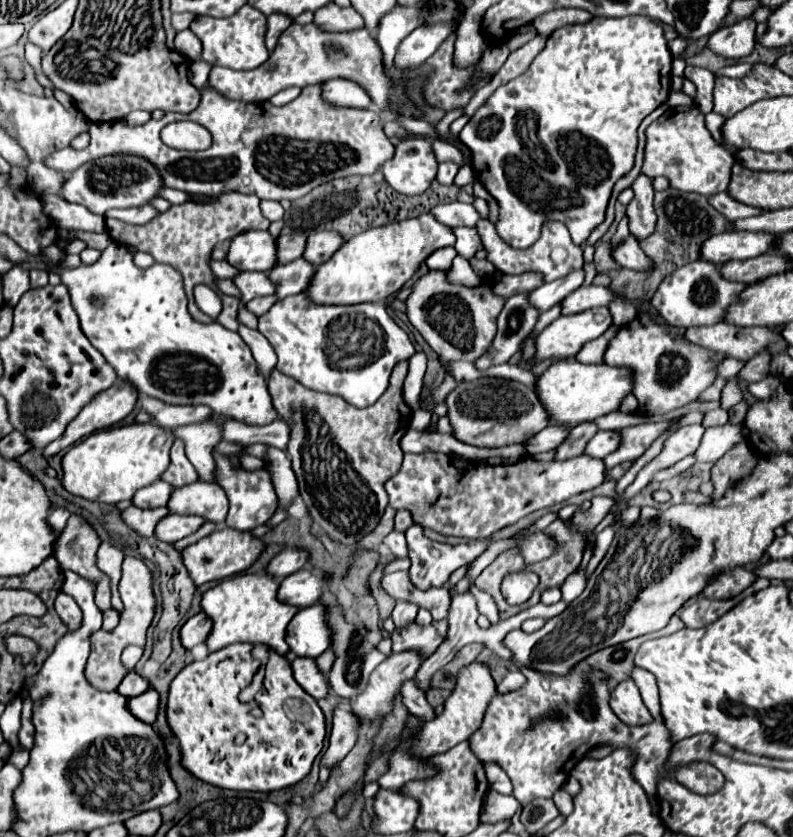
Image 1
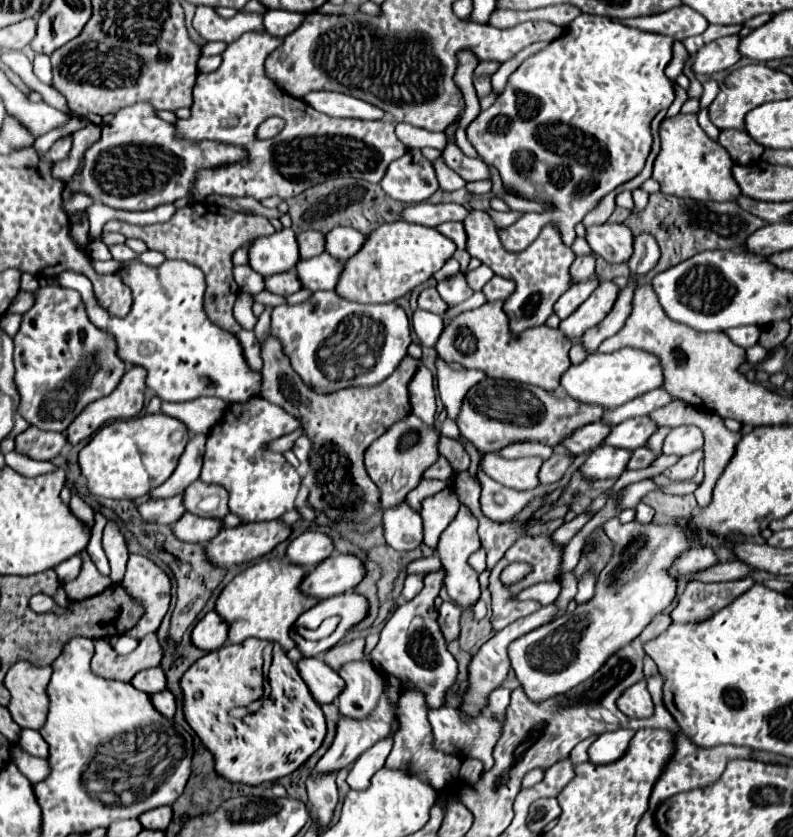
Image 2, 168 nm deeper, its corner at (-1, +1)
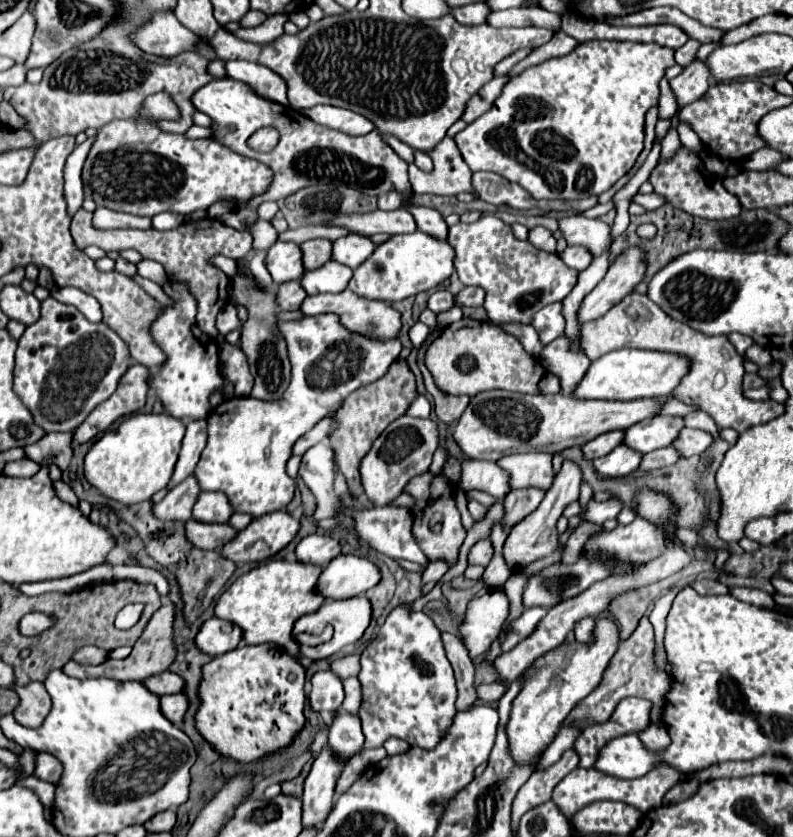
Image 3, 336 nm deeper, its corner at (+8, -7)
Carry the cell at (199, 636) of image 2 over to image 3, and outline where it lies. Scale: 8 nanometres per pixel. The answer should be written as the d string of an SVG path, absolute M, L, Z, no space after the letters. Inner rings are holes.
M221 618L207 620L195 638L197 646L211 656L235 650L241 644L241 640L243 640L243 630Z

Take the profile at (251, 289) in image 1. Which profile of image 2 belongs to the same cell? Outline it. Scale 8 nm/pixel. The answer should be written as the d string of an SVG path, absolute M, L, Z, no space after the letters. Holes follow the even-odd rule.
M288 270L282 274L268 276L268 278L264 278L264 286L268 292L278 294L278 296L288 296L288 294L294 294L296 290L302 288L300 280L296 278L296 270Z

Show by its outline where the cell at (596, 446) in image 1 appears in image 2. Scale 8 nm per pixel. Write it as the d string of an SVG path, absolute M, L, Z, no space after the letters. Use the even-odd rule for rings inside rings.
M648 416L630 418L614 426L610 434L606 436L604 444L614 446L614 448L624 448L624 450L636 450L646 444L646 440L652 436L656 428L658 426Z

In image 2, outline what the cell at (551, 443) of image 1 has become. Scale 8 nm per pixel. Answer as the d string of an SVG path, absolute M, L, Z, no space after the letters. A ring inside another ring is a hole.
M592 422L592 424L576 428L570 436L566 436L560 442L560 446L564 446L572 454L582 454L586 450L598 448L604 442L604 438L608 436L608 432L610 432L610 426L604 426L600 422Z

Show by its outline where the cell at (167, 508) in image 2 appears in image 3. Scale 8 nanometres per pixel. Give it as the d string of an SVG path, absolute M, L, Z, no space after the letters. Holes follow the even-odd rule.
M191 474L181 484L171 488L169 494L159 504L155 504L155 516L187 522L191 518L191 508L197 502L199 494L201 494L199 482L197 482L195 474Z

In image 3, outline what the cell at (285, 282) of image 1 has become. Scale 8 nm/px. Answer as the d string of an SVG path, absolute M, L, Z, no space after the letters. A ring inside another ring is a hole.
M335 260L323 264L319 270L305 272L301 278L301 286L307 290L307 294L323 294L323 292L343 292L353 276L353 270L349 266L343 266Z

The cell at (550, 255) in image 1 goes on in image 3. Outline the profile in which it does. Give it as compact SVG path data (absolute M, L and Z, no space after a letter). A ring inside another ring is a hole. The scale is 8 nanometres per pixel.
M491 214L481 216L473 224L459 222L455 226L449 226L449 244L455 248L455 268L457 268L459 280L465 286L479 286L485 290L483 308L487 312L487 318L495 324L503 324L503 322L529 324L537 310L541 310L547 304L561 302L577 284L577 270L571 270L569 266L565 266L557 254L537 250L533 244L517 240L513 236L511 226Z

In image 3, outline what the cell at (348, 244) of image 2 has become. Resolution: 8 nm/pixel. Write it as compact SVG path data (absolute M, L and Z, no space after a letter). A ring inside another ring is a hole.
M349 234L349 236L343 236L333 242L333 260L355 270L375 252L375 248L377 246L371 238Z

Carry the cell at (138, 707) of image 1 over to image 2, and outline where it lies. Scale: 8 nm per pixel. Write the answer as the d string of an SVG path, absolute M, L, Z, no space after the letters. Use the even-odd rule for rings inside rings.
M162 690L162 692L152 694L152 696L150 696L150 702L152 702L152 706L154 706L162 716L166 716L166 718L172 718L174 712L176 712L174 696L172 696L172 692L168 692L168 690Z

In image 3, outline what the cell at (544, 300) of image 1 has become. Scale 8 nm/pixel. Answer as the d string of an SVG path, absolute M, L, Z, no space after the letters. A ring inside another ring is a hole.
M567 246L563 252L559 252L559 258L565 264L569 264L571 268L575 268L577 272L585 270L591 264L591 260L593 260L591 252L585 246Z

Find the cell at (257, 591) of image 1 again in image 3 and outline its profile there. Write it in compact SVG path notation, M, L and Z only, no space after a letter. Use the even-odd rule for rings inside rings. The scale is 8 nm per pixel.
M271 560L259 564L247 574L239 576L219 598L215 606L215 616L229 620L243 628L245 644L277 644L289 654L299 654L299 644L291 636L293 624L297 618L319 610L319 606L327 600L323 594L315 590L317 580L323 568L315 564L303 562L287 562L287 560Z

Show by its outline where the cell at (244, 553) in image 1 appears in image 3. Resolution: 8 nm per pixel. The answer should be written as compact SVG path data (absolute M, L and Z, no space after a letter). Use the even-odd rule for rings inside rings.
M279 510L275 514L265 514L255 518L245 530L241 530L235 540L221 548L223 558L235 564L261 562L285 548L299 532L299 520L289 512Z

